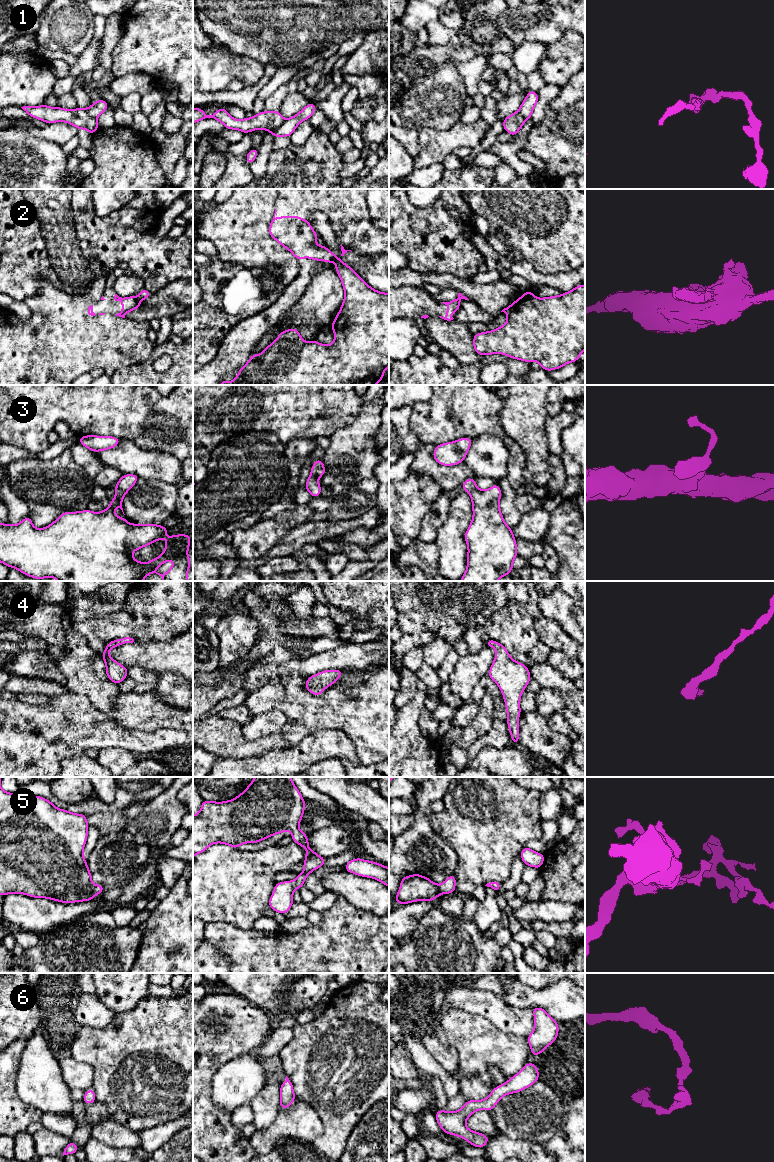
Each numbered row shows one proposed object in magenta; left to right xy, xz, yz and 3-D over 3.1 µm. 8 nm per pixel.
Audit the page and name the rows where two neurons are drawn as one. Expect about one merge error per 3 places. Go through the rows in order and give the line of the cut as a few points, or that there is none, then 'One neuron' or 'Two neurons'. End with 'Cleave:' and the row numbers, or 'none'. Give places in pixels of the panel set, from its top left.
1: Split along xz (285, 120), (278, 127), (270, 131). Two neurons
2: Split along xy (136, 297), (140, 299). Two neurons
3: No split. One neuron
4: No split. One neuron
5: No split. One neuron
6: No split. One neuron
Cleave: 1, 2

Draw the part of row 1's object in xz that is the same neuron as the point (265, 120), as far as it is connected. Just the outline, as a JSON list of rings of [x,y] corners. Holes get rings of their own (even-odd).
[[[223,107],[219,108],[213,115],[206,115],[201,108],[193,108],[193,124],[206,118],[218,120],[226,129],[240,130],[244,134],[258,129],[269,132],[279,128],[285,121],[279,110],[274,112],[263,111],[255,114],[252,118],[236,120]]]

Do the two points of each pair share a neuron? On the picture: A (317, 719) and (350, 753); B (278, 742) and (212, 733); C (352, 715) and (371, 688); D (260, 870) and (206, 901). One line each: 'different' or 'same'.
A: different
B: same
C: different
D: same

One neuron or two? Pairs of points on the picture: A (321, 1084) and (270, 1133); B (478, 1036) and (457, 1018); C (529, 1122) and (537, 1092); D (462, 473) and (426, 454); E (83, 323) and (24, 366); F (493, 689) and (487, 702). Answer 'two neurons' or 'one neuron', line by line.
A: two neurons
B: one neuron
C: one neuron
D: one neuron
E: one neuron
F: two neurons

